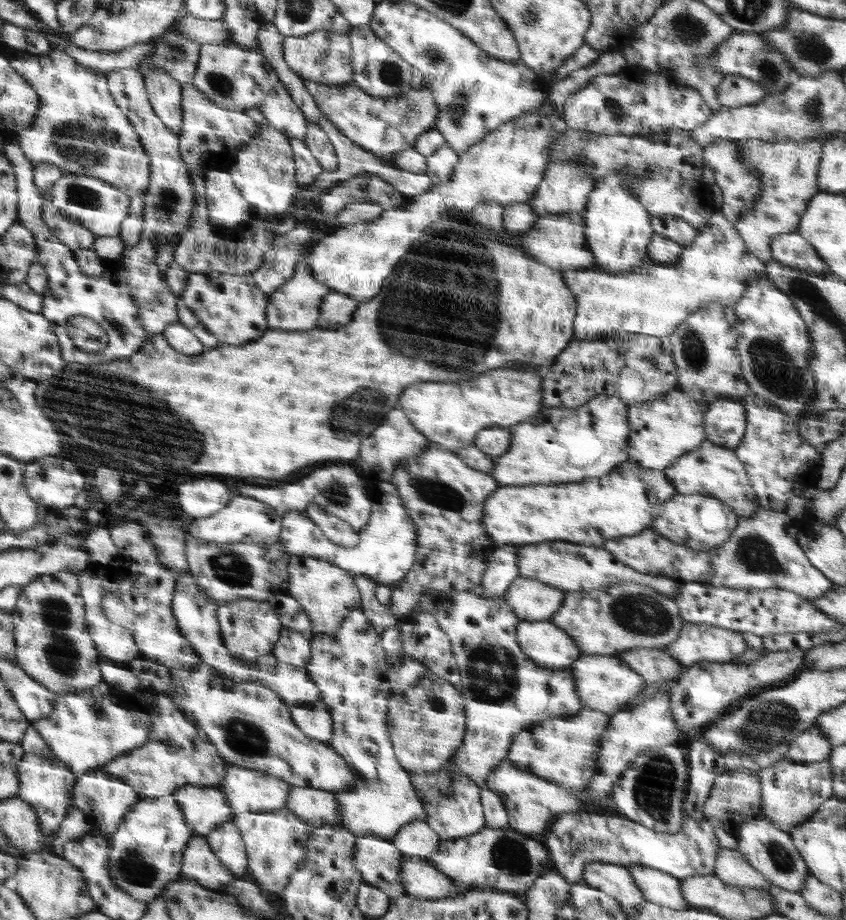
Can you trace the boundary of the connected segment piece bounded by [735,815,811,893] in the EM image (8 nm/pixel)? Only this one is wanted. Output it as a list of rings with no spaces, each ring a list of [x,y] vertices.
[[[760,815],[742,824],[735,834],[738,842],[737,849],[747,858],[748,864],[781,889],[797,893],[802,890],[805,878],[811,872],[793,845],[788,832],[776,828],[770,819]]]

